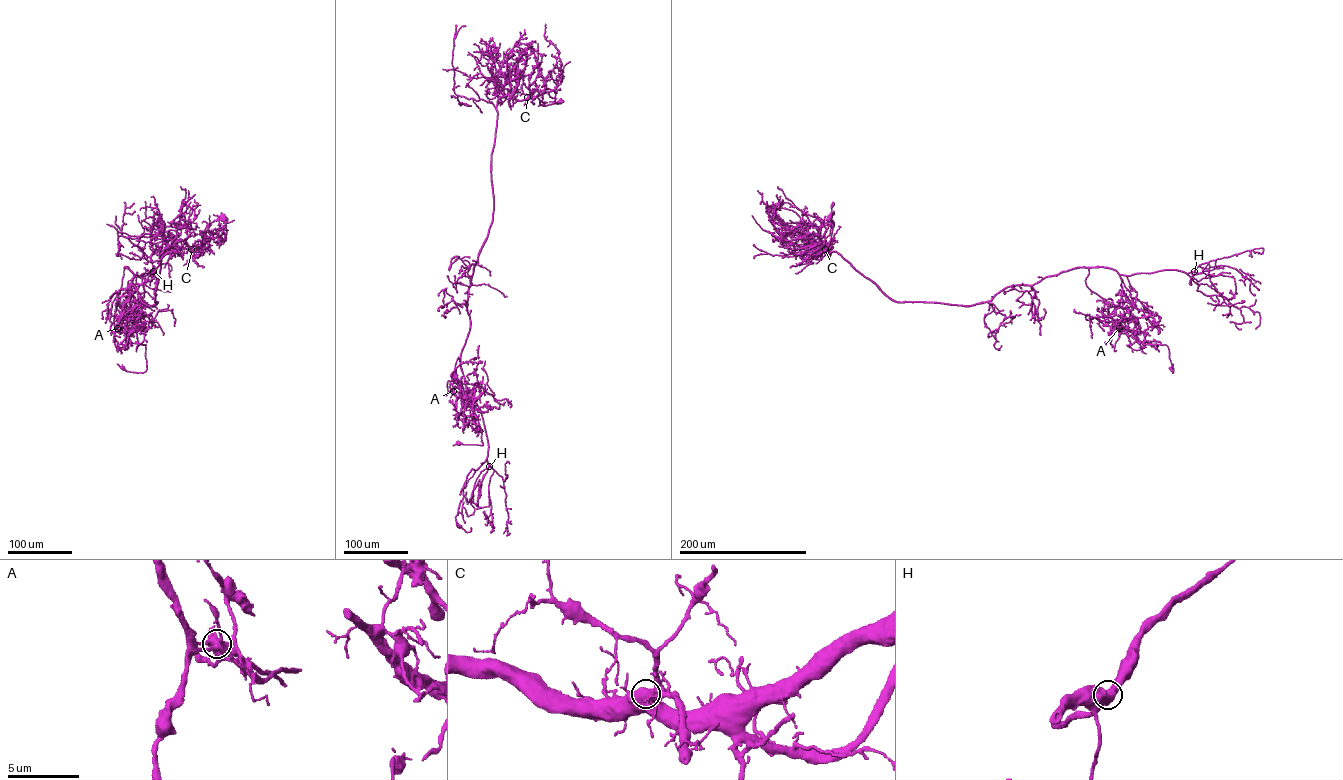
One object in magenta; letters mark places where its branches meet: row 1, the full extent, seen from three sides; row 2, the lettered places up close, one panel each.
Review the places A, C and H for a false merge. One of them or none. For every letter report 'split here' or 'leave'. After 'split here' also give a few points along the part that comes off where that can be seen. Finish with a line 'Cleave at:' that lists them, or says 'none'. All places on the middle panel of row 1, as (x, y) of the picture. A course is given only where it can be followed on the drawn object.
A: split here | (452, 391), (459, 397), (465, 397), (472, 407), (481, 429), (483, 445), (453, 445)
C: leave
H: leave
Cleave at: A

